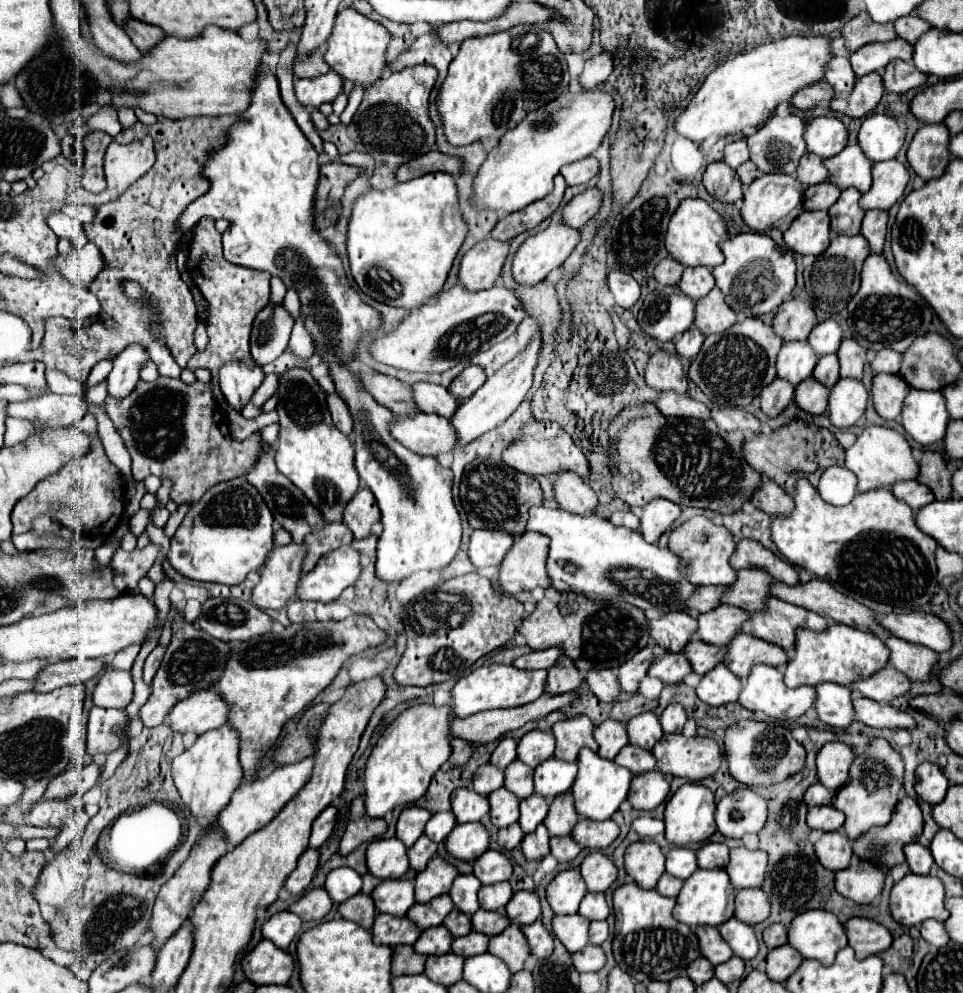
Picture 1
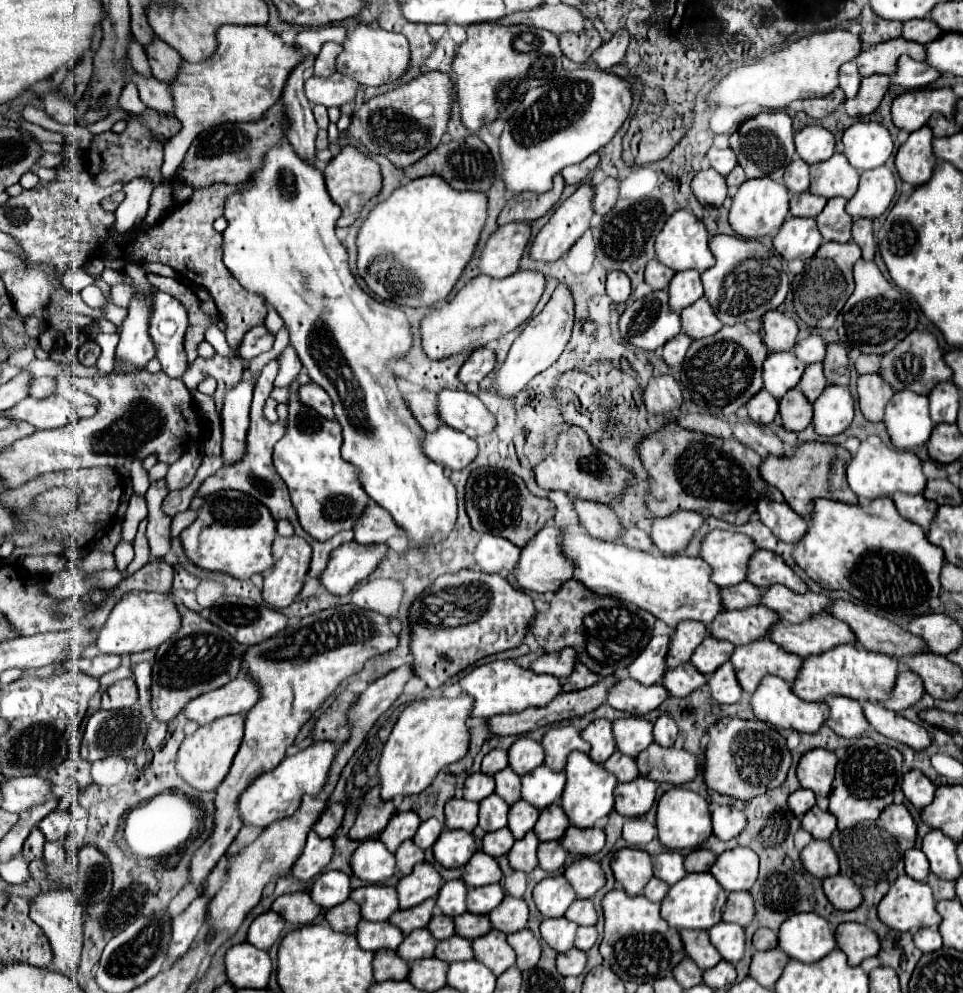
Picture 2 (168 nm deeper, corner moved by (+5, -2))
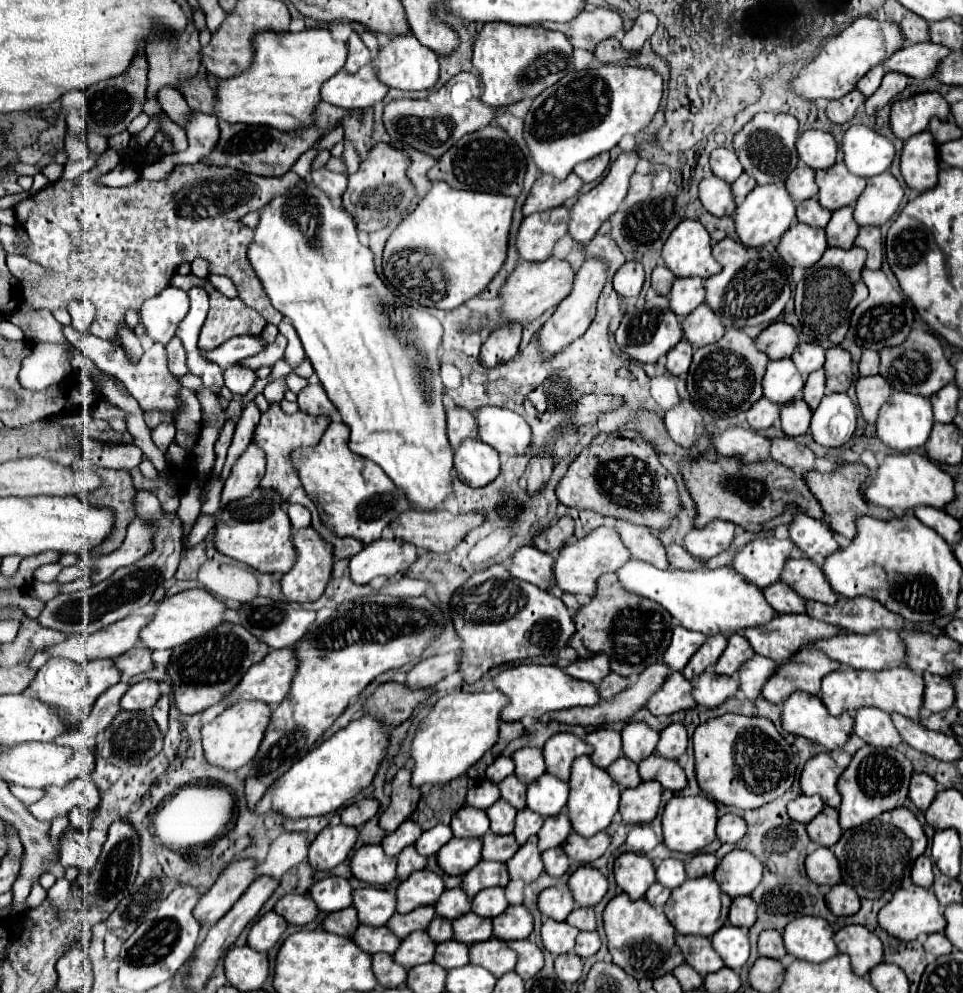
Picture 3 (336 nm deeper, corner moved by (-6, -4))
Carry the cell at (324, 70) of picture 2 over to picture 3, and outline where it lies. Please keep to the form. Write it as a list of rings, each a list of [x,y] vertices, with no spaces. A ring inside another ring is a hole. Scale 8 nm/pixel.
[[[355,31],[351,33],[347,45],[349,45],[349,57],[347,57],[347,63],[343,69],[347,73],[355,73],[357,69],[361,69],[363,65],[367,65],[371,61],[371,55],[369,55],[369,49],[365,47],[365,43],[361,41],[359,33],[355,33]]]

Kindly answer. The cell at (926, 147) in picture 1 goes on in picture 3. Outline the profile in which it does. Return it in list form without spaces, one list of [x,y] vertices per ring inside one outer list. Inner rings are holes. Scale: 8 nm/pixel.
[[[929,131],[911,135],[901,153],[901,175],[909,189],[927,191],[937,185],[937,147]]]

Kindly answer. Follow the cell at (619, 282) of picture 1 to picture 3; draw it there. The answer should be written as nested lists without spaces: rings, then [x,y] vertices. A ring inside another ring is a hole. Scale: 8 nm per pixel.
[[[627,261],[619,267],[613,277],[613,289],[621,297],[637,297],[643,287],[643,265],[637,261]]]

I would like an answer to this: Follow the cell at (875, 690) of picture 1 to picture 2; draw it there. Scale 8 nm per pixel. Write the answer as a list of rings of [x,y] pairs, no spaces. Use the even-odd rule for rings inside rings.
[[[900,667],[892,693],[886,701],[882,701],[882,705],[892,711],[902,711],[902,709],[914,705],[922,695],[924,695],[924,687],[922,687],[920,677],[912,675],[912,671],[908,671],[908,669]]]

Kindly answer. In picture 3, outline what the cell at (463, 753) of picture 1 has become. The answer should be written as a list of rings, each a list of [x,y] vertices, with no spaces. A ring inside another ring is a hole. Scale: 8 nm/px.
[[[501,723],[499,729],[501,729],[501,737],[499,737],[499,743],[493,747],[495,757],[499,757],[499,753],[507,747],[509,741],[513,741],[513,739],[517,739],[517,737],[521,737],[525,733],[521,723]]]

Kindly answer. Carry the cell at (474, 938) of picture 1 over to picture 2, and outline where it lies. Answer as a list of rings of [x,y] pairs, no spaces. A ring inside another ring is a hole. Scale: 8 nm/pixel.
[[[454,935],[450,939],[444,939],[436,945],[436,953],[434,953],[438,959],[446,961],[446,963],[456,963],[456,961],[466,961],[466,959],[472,959],[474,957],[474,951],[472,951],[472,941],[466,939],[466,937],[460,937],[460,935]]]

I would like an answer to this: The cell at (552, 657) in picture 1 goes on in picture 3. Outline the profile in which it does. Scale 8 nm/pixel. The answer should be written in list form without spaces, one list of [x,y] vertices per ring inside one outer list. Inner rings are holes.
[[[601,653],[601,655],[595,655],[591,659],[575,661],[575,663],[567,665],[565,671],[575,679],[583,679],[583,681],[597,685],[597,681],[601,681],[603,677],[607,677],[607,673],[611,673],[611,665],[607,661],[607,655]]]

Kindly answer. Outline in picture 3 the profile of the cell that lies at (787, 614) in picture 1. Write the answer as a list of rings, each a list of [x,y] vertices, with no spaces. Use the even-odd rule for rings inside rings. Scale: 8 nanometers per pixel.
[[[887,629],[869,633],[869,635],[859,635],[859,633],[837,635],[831,639],[817,641],[815,647],[823,649],[835,661],[839,661],[851,669],[863,669],[863,671],[881,671],[881,669],[905,667],[903,657],[907,657],[907,649],[903,649],[903,641],[899,641],[899,635],[895,631],[887,631]]]

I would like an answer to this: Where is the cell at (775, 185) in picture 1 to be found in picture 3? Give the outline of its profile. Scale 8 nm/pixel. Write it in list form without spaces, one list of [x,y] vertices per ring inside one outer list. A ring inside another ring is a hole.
[[[775,183],[775,185],[761,185],[755,187],[745,201],[737,207],[735,215],[735,231],[741,239],[743,245],[747,247],[763,247],[771,241],[781,239],[781,235],[789,229],[789,225],[795,221],[795,201],[787,193],[785,185]]]

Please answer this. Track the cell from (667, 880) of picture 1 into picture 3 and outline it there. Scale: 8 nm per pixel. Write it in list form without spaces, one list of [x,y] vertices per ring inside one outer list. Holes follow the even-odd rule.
[[[653,883],[653,885],[647,889],[645,899],[647,899],[653,907],[663,907],[663,905],[667,903],[669,895],[671,895],[671,889],[667,889],[667,887],[659,885],[659,883]]]

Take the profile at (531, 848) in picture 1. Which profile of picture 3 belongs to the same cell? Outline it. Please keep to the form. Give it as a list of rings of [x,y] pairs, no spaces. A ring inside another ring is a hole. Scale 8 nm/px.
[[[529,837],[525,845],[519,847],[515,857],[507,861],[507,871],[509,879],[523,879],[525,883],[533,883],[541,871],[543,871],[543,861],[541,861],[541,851],[537,849],[537,837]]]

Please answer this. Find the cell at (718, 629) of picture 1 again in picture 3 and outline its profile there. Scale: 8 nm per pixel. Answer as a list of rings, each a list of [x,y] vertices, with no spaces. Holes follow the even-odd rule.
[[[777,615],[773,621],[759,625],[759,627],[751,627],[745,629],[743,635],[751,641],[755,653],[765,655],[777,663],[783,661],[791,661],[791,657],[795,657],[795,653],[799,653],[801,647],[809,645],[811,641],[819,641],[819,637],[833,637],[835,633],[843,633],[841,629],[835,629],[835,625],[827,625],[823,621],[815,621],[809,615]]]

